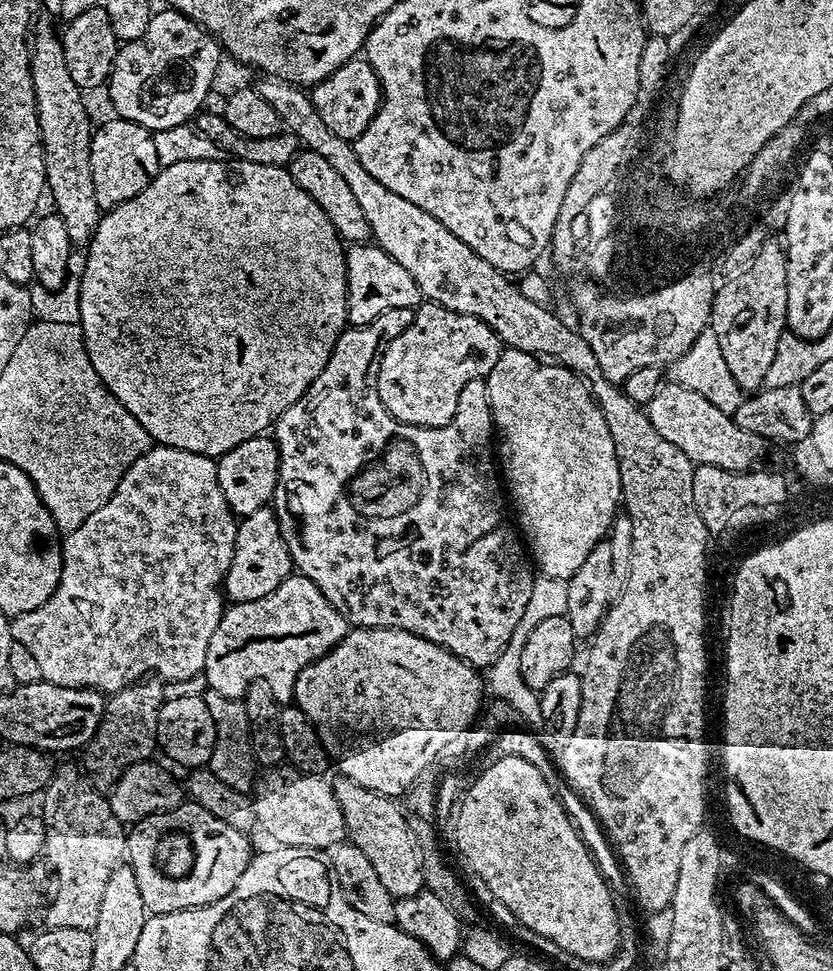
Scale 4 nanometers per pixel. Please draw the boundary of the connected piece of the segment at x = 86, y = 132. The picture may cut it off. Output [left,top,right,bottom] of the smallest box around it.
[30,23,102,246]

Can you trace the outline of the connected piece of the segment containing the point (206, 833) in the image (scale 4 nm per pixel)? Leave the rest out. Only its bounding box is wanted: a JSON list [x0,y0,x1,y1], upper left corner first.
[126,802,253,913]

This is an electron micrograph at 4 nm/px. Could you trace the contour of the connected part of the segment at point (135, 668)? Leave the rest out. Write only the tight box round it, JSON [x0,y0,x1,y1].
[11,444,238,694]

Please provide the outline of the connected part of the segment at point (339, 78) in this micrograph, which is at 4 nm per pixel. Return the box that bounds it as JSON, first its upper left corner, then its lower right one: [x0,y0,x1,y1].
[310,58,384,141]

